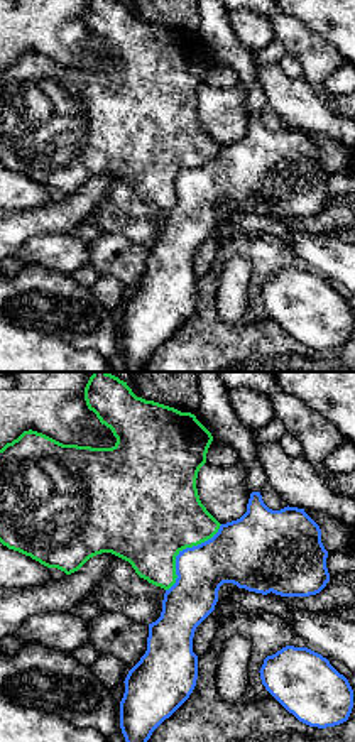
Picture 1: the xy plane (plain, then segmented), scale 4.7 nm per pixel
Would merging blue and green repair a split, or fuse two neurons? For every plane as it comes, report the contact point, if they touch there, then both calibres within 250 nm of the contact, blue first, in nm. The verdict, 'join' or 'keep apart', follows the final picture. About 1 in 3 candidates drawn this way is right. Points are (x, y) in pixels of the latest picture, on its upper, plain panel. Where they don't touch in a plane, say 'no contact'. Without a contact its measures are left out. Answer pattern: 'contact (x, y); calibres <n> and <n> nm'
contact (183, 171); calibres 280 and 480 nm

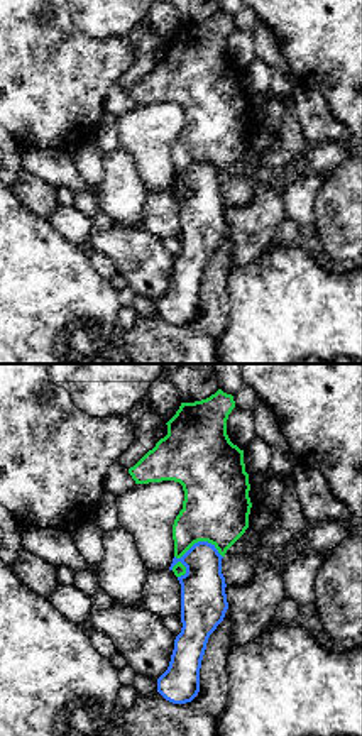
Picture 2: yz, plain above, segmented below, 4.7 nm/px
contact (198, 163); calibres 200 and 320 nm

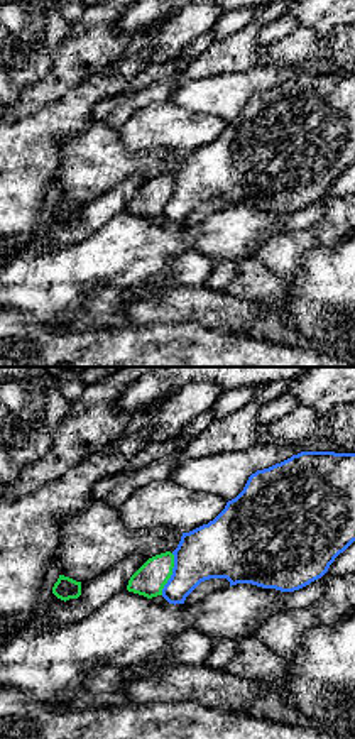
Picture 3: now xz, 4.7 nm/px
contact (173, 195); calibres 280 and 150 nm

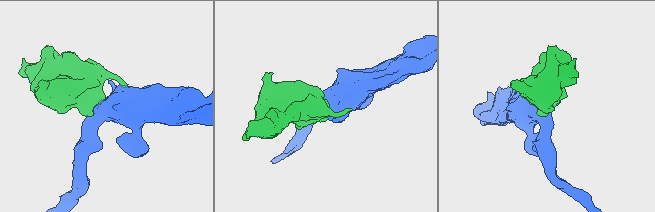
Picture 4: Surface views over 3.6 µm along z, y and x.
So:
keep apart

